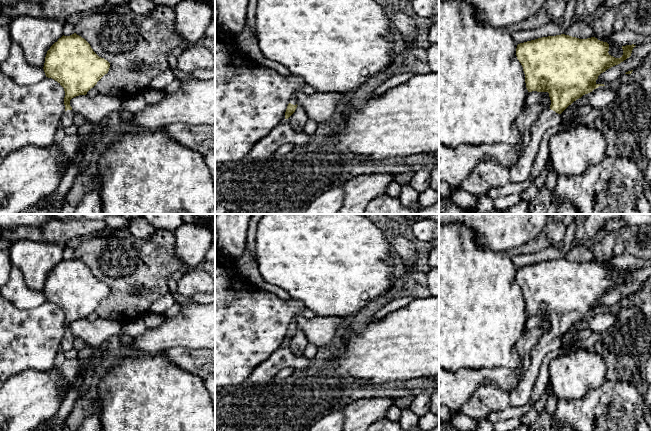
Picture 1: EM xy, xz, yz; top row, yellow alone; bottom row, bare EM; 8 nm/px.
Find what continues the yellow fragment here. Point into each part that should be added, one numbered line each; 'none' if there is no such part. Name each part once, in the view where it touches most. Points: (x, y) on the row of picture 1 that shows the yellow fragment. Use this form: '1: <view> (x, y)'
1: yz (549, 118)

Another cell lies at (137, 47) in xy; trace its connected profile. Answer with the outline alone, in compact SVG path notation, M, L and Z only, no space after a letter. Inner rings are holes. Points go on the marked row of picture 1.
M116 5L84 14L75 23L75 33L84 38L93 51L110 63L110 68L95 85L99 94L120 100L139 94L150 81L169 68L168 56L182 50L184 40L176 32L174 9L156 5L146 15L135 13L128 5Z

